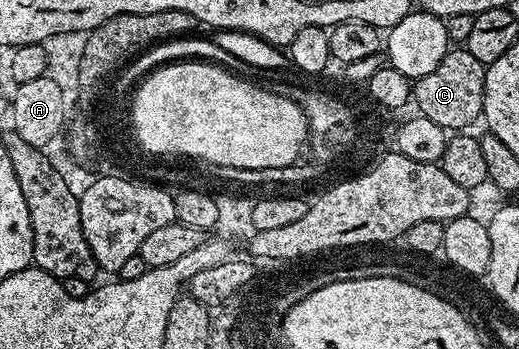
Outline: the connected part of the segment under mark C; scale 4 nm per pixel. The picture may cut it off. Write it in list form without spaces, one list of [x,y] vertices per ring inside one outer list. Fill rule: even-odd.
[[[451,48],[433,72],[413,83],[412,102],[418,105],[417,113],[432,120],[432,124],[440,124],[447,132],[462,132],[482,118],[485,83],[486,67],[482,62],[465,48]]]

